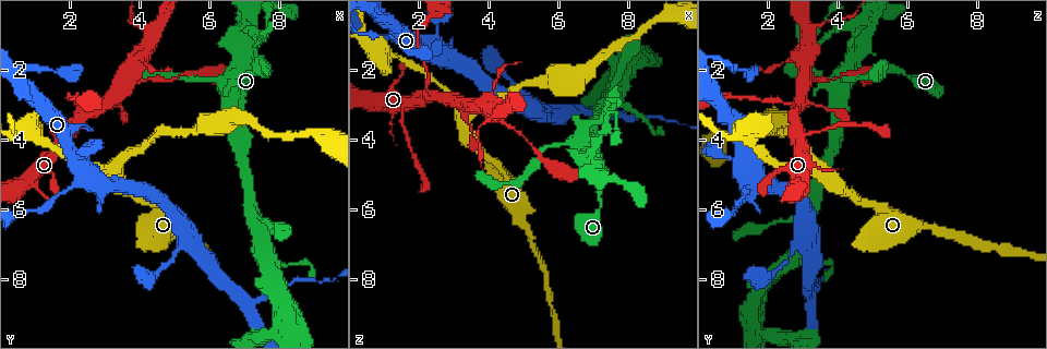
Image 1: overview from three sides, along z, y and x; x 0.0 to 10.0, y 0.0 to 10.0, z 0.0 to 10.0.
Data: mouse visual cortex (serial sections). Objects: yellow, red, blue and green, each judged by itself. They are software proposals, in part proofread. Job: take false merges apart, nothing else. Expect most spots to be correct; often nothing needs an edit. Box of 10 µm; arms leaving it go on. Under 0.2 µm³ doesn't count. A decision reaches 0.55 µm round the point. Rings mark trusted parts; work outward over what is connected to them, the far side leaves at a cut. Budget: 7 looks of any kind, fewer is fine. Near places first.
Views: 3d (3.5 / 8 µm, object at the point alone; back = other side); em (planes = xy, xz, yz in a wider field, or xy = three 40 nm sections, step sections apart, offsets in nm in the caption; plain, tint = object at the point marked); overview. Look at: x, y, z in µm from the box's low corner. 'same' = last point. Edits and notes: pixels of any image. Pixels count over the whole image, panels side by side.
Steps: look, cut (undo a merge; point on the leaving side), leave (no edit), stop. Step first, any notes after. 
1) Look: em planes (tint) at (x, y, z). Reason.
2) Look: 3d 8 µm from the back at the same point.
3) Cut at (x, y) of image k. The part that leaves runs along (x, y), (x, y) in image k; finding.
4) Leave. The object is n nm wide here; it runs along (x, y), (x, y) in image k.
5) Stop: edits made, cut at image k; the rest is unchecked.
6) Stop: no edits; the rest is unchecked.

Look: 3d 3.5 µm at (6.30, 2.25, 4.15). Sudden change in width.

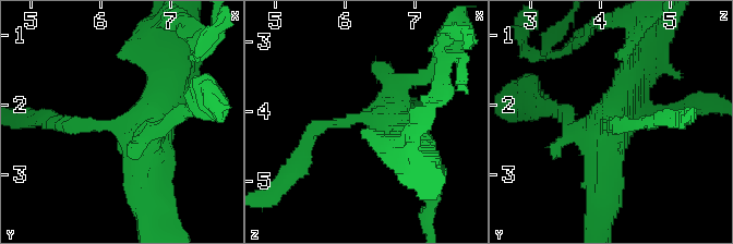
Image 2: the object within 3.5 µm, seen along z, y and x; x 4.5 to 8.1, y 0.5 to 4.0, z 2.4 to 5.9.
Leave. It runs along (176, 113), (146, 131), (65, 123) in image 2; continuous, no second cell.

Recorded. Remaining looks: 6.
Look: 3d 3.5 µm at (7.60, 1.25, 3.30).

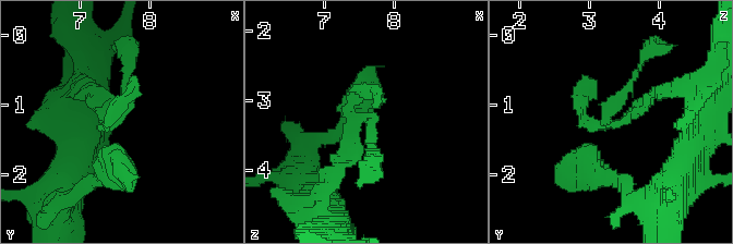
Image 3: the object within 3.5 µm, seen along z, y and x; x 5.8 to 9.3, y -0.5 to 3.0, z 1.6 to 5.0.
Look: em xy step 5 (tint) at (7.55, 1.15, 3.25). Shape alone is not enough.

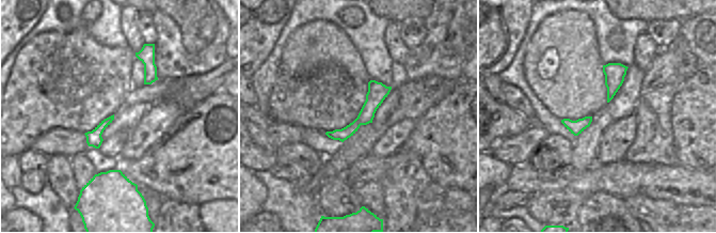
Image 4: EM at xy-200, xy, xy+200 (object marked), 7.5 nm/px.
Leave. It runs along (92, 93), (112, 123), (132, 60) in image 3; all the same cell.

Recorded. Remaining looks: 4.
Look: 3d 8 µm from the back at (2.35, 5.15, 1.35). Three-way junction.

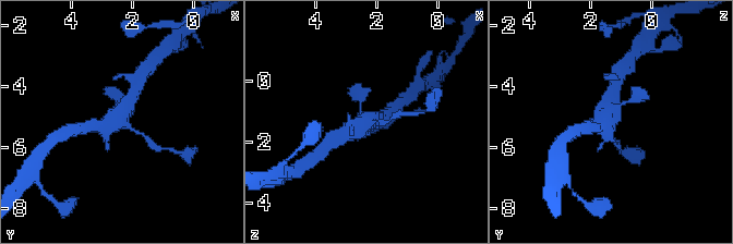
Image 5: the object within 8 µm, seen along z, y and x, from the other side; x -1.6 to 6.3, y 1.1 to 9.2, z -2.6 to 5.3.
Look: em planes (tint) at the same point. Now the EM.

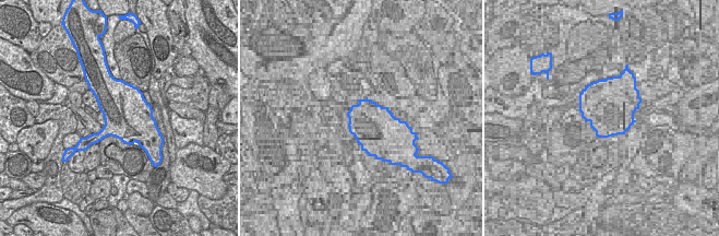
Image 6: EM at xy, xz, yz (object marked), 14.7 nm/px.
Leave. It runs along (135, 88), (106, 126), (93, 126) in image 5; one cell here.

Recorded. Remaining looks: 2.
Stop: no edits; the rest is unchecked.

